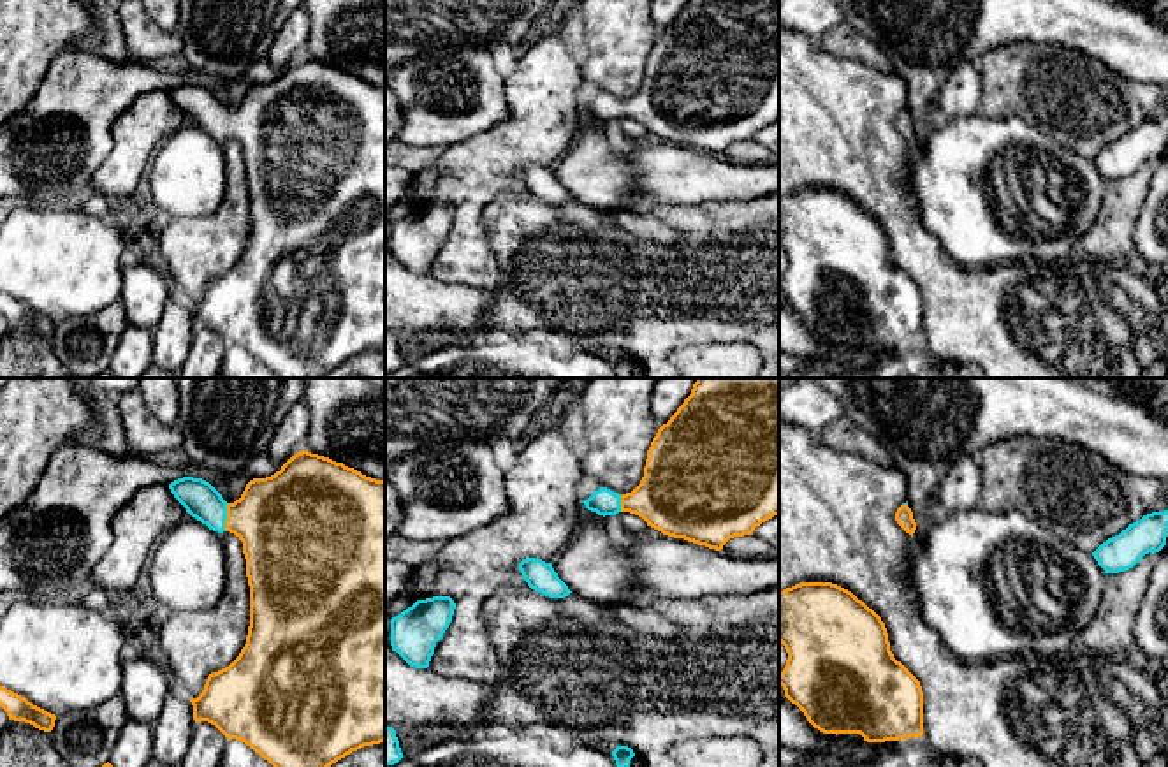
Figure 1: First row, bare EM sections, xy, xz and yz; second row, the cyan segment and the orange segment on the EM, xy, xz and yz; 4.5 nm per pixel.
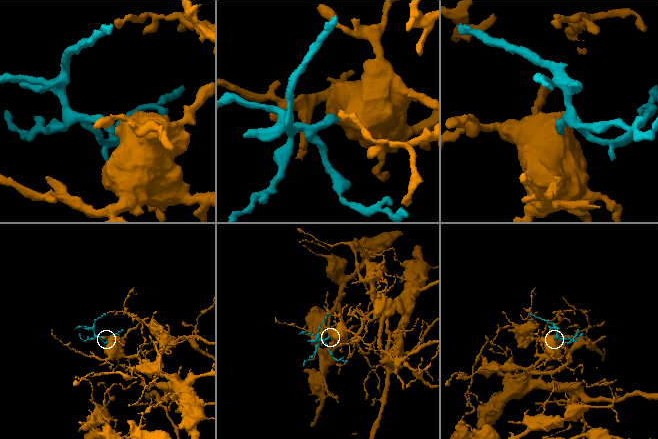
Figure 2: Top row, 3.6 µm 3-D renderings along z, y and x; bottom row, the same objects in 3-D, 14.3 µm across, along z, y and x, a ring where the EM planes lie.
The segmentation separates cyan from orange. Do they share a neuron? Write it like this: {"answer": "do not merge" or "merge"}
{"answer": "merge"}

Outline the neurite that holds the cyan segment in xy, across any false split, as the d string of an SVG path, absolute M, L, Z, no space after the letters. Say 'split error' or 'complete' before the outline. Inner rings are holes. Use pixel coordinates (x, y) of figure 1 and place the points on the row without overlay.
split error; M301 56L294 60L280 77L266 84L253 84L246 90L243 100L234 109L227 109L222 100L206 86L183 83L169 90L174 104L186 114L186 118L206 130L209 135L223 139L230 137L243 148L243 160L246 165L246 183L250 192L250 232L246 241L246 250L241 255L239 262L225 274L213 278L208 281L202 299L197 304L192 304L193 311L193 325L208 327L215 331L227 345L236 345L250 352L255 359L259 359L264 366L267 366L278 378L324 378L327 373L345 364L352 357L357 357L364 352L380 350L385 347L385 86L376 86L362 81L361 77L345 72L343 69L336 69L329 63L311 60L308 56Z

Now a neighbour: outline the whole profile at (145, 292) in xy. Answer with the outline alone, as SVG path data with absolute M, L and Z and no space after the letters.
M150 259L123 267L120 299L130 325L153 331L162 318L167 299L174 296L164 274Z

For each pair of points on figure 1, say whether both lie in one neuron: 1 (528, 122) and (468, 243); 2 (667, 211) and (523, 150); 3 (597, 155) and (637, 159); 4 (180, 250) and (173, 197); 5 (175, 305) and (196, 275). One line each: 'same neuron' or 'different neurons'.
1: same neuron
2: different neurons
3: different neurons
4: different neurons
5: different neurons

